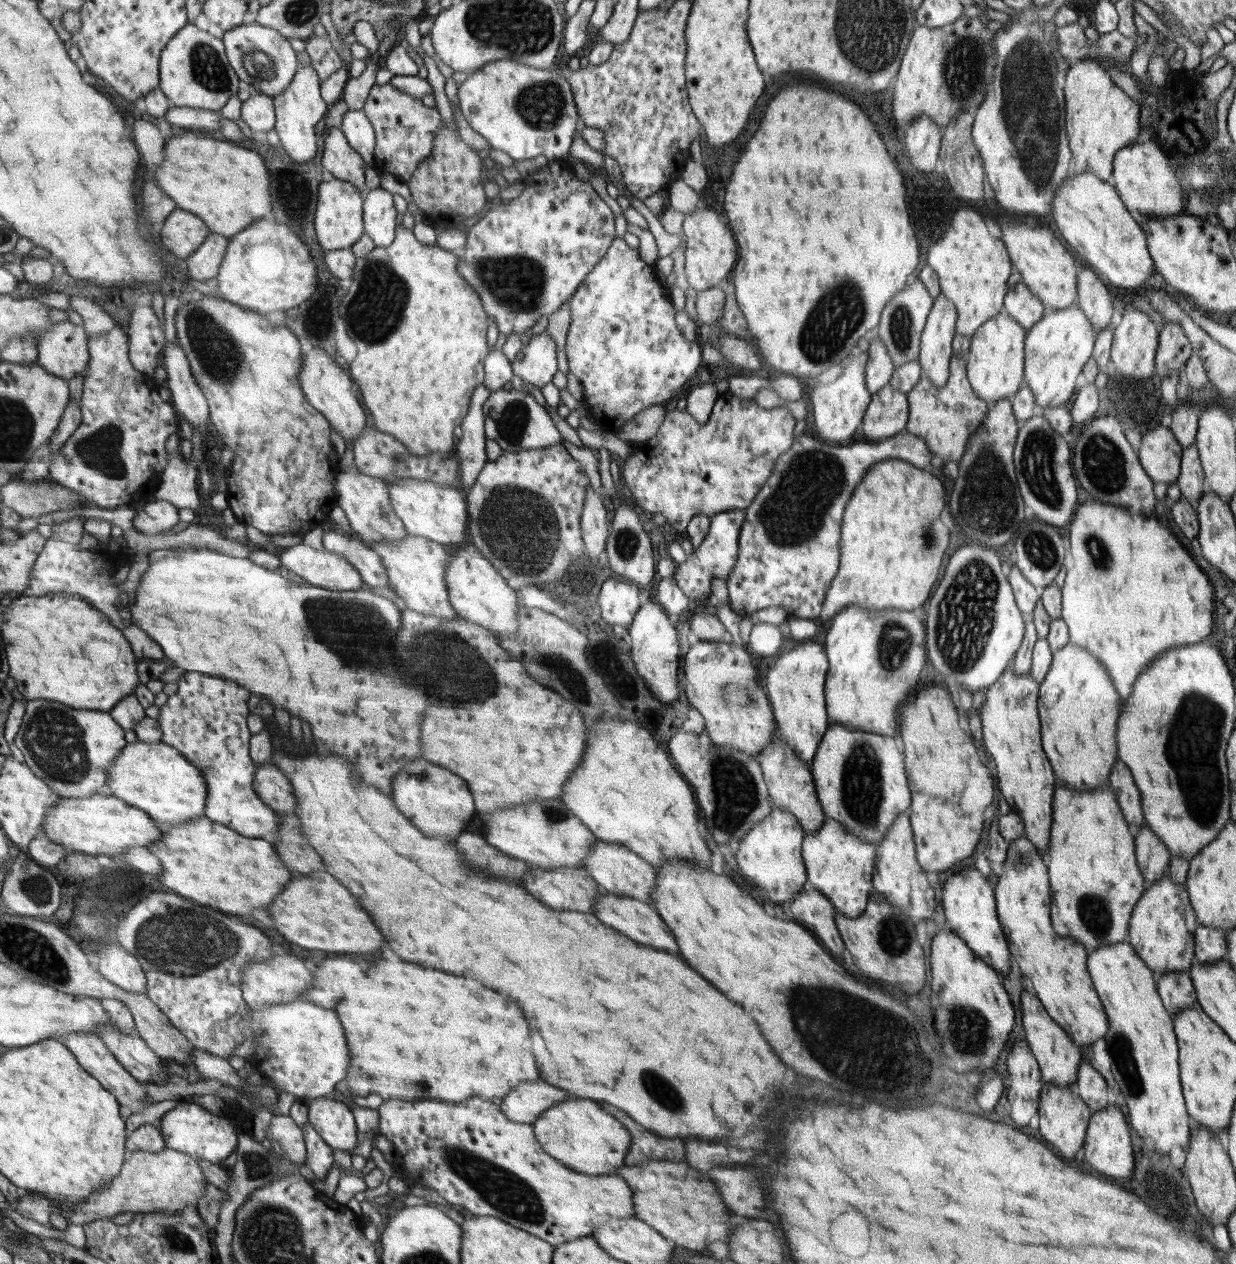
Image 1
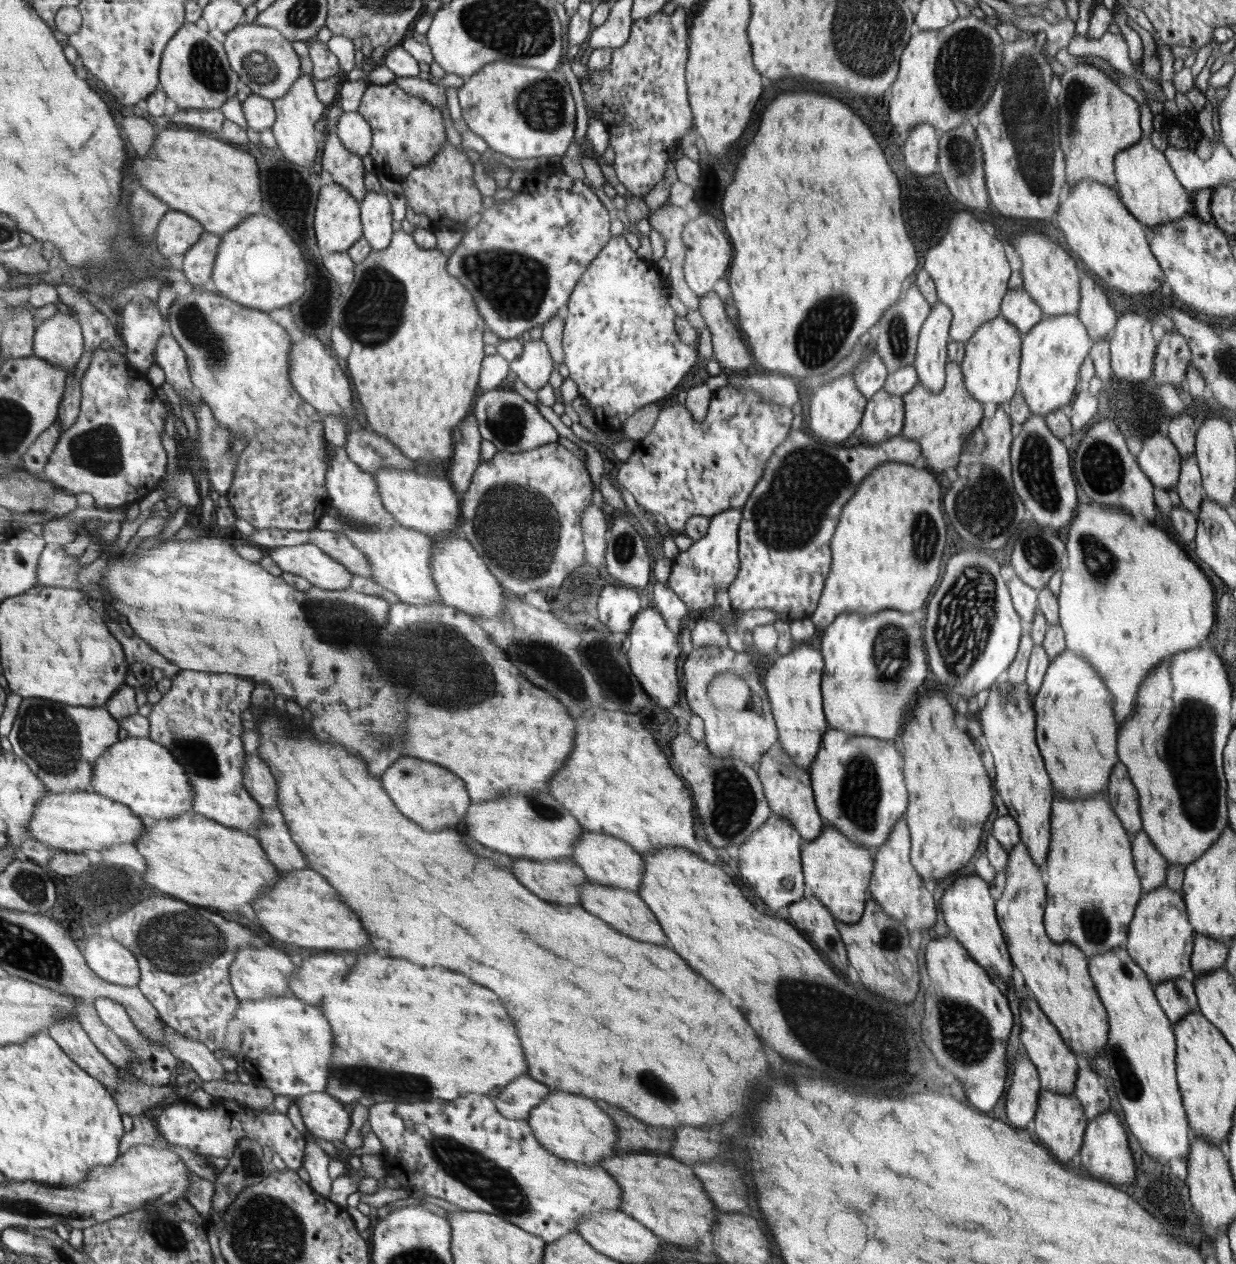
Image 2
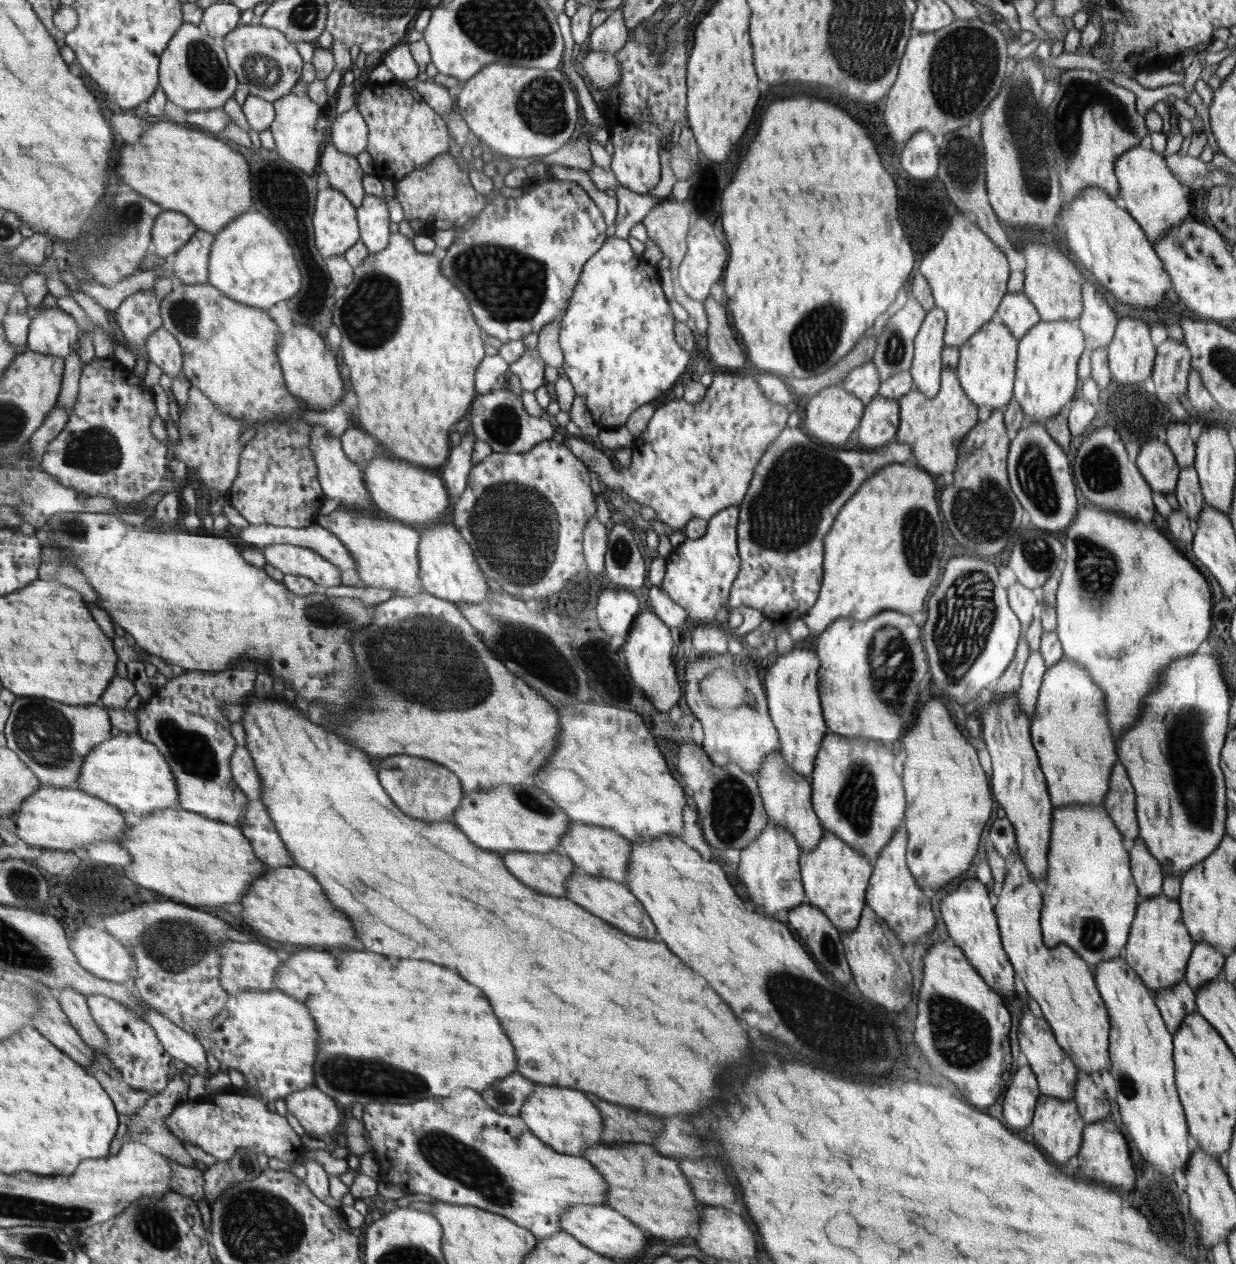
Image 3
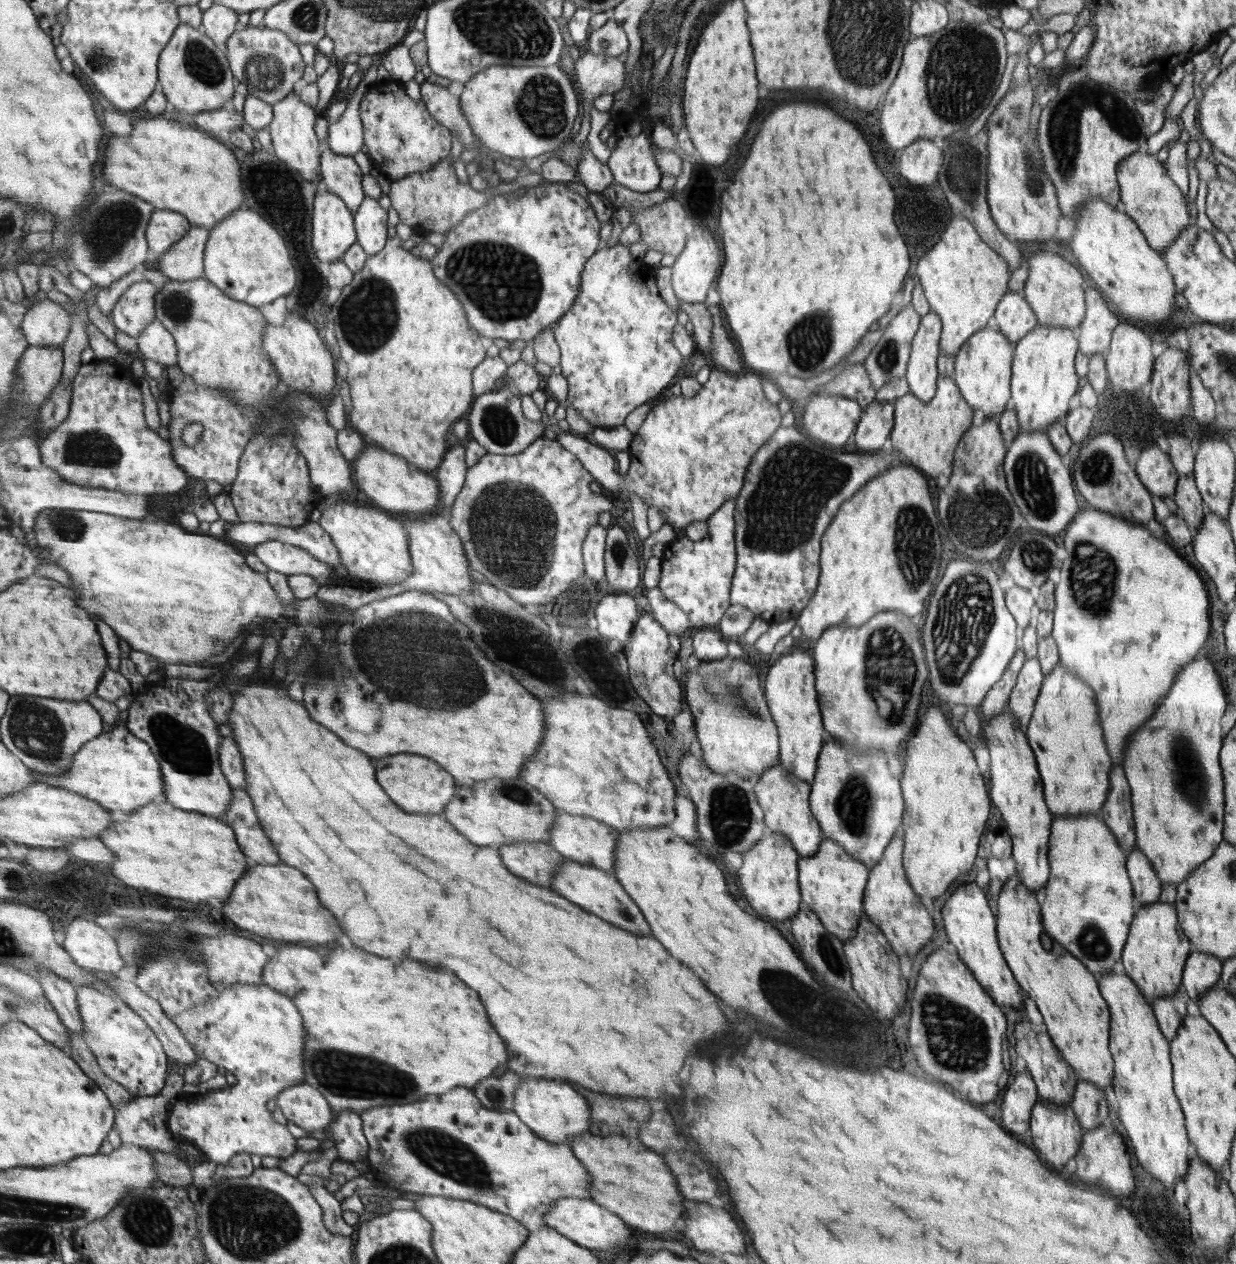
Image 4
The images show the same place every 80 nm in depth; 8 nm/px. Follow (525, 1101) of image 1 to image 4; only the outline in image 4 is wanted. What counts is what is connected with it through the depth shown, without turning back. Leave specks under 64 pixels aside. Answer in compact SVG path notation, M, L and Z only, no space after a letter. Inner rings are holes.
M506 1070L503 1075L482 1079L473 1091L486 1108L508 1112L513 1110L515 1090L520 1083L519 1075Z

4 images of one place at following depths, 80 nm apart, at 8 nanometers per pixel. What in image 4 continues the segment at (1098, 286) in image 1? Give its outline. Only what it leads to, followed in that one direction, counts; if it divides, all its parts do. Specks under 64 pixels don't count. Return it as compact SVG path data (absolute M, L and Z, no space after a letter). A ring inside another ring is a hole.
M1087 283L1085 315L1077 333L1079 351L1089 356L1096 353L1107 354L1114 329L1121 321L1115 310L1105 301L1098 288Z

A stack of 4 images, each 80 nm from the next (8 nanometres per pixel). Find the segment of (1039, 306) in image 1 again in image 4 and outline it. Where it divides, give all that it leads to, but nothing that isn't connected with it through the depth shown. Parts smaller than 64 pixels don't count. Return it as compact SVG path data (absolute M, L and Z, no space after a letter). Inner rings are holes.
M1008 291L1000 300L995 317L999 330L1011 343L1024 338L1037 325L1037 316L1027 304L1022 292Z

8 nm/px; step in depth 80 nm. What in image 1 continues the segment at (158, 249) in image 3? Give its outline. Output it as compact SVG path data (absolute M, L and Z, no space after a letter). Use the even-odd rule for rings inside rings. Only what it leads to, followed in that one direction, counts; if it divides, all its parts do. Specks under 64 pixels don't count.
M177 208L164 221L160 238L164 248L178 259L187 260L201 248L209 234L210 229L201 217Z

